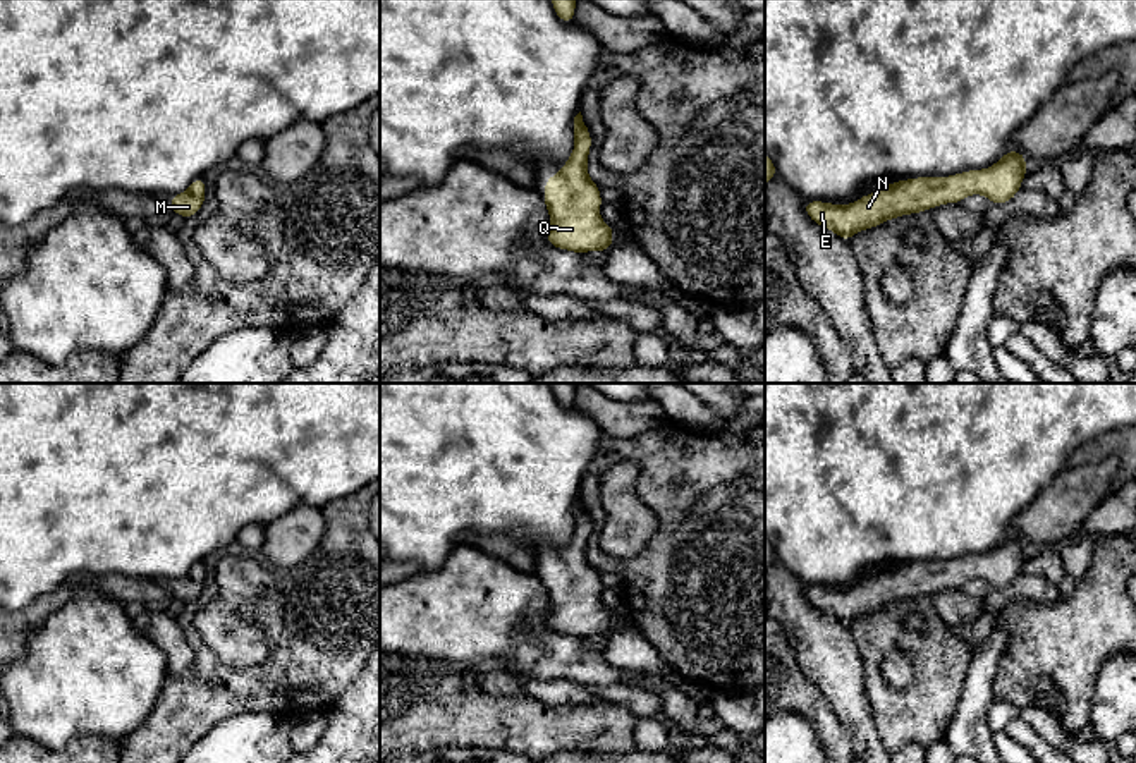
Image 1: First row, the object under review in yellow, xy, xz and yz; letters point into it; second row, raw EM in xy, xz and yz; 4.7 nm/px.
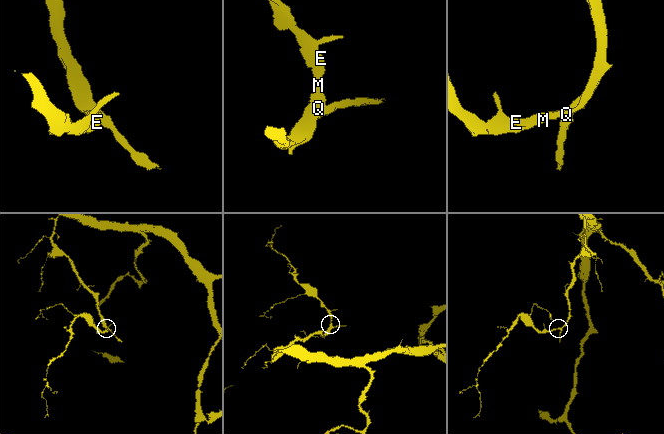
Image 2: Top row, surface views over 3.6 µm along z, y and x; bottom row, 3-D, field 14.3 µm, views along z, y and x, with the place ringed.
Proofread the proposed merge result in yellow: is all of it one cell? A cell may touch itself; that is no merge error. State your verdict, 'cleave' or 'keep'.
keep

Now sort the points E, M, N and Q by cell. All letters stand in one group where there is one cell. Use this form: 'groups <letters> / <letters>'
groups E M N Q

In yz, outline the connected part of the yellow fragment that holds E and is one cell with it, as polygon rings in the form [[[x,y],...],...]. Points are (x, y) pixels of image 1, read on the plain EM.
[[[1009,534],[995,550],[983,555],[895,565],[846,591],[804,586],[804,596],[815,608],[851,626],[858,615],[868,615],[890,603],[921,598],[945,588],[961,589],[969,579],[983,579],[992,589],[1007,588],[1021,574],[1026,559],[1024,540]]]

